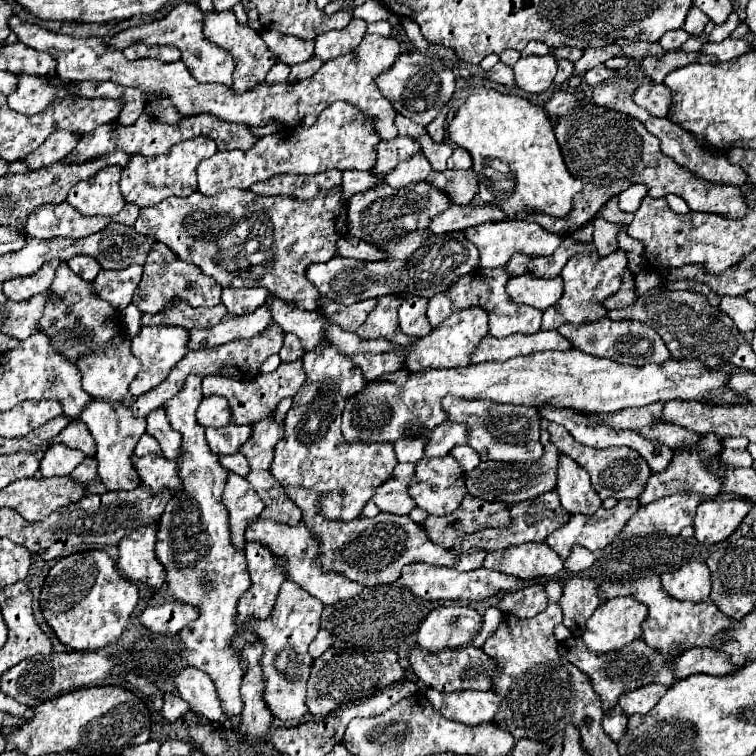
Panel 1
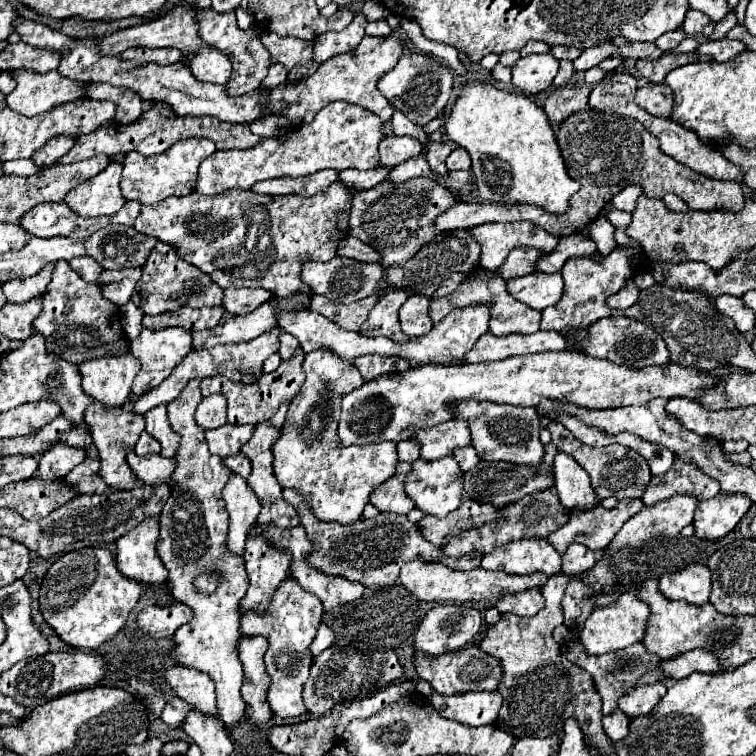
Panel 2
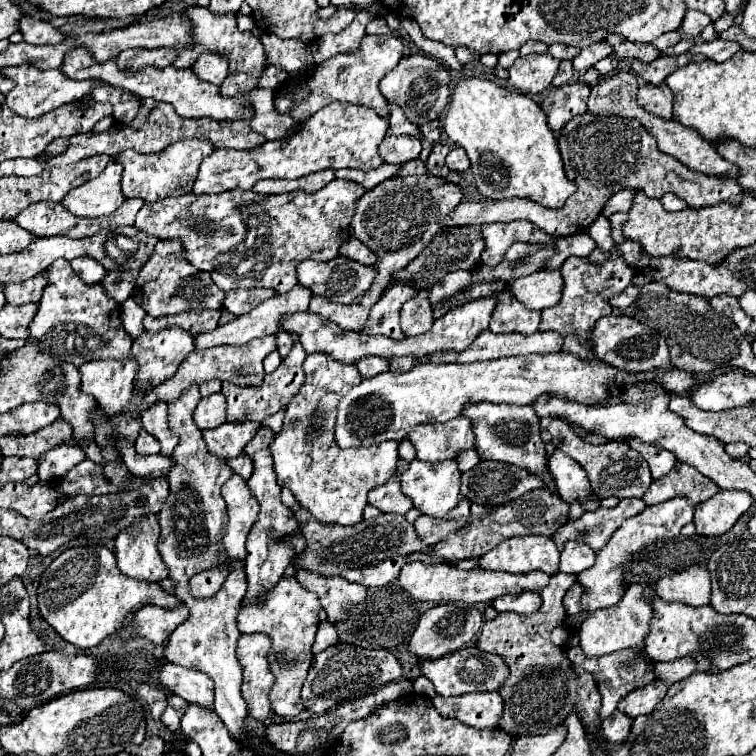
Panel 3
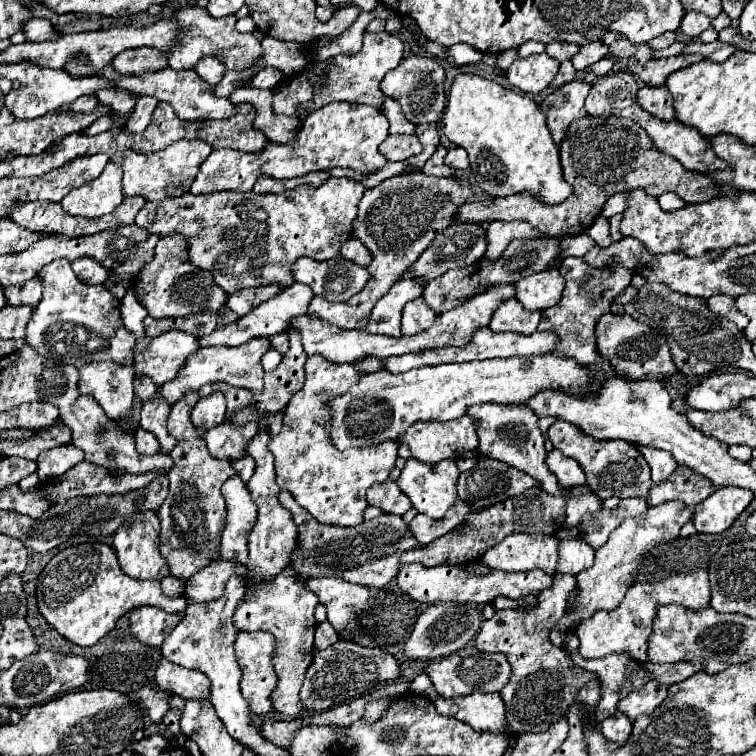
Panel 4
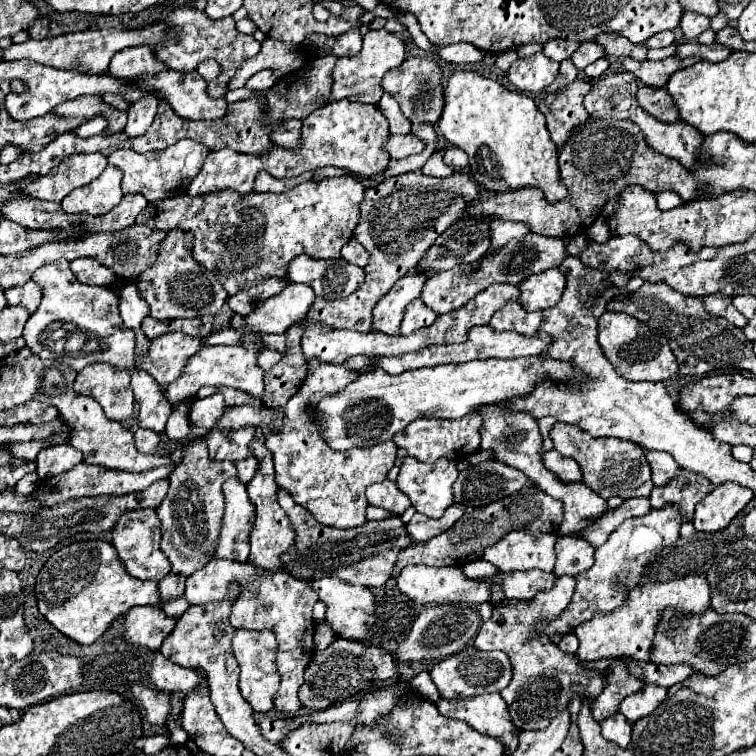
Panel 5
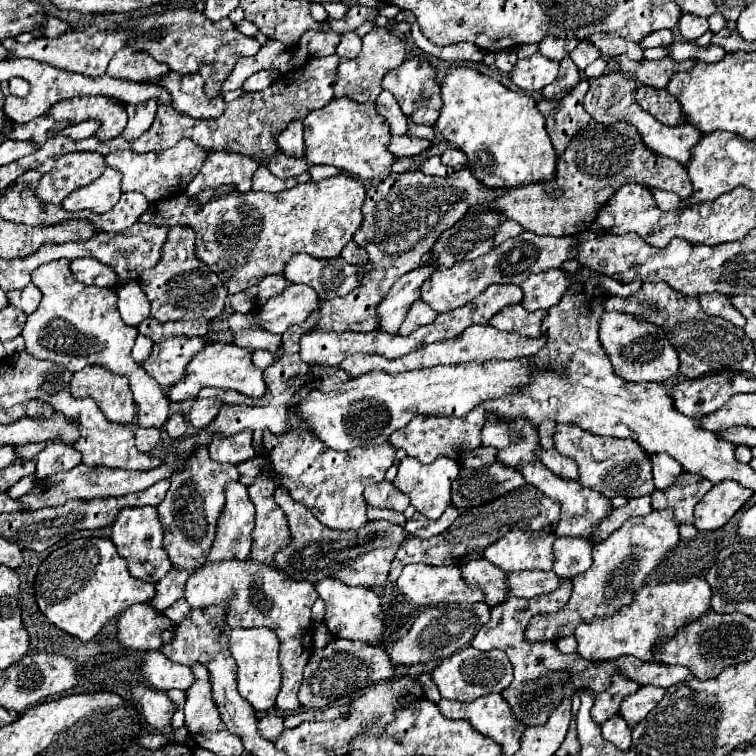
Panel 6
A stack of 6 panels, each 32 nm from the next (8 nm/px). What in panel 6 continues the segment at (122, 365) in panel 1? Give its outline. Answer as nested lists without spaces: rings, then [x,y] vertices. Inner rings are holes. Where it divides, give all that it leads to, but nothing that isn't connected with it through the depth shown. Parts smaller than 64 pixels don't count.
[[[86,366],[76,372],[70,388],[78,396],[94,398],[110,422],[130,424],[136,416],[136,404],[132,400],[128,378],[112,374],[104,366]]]

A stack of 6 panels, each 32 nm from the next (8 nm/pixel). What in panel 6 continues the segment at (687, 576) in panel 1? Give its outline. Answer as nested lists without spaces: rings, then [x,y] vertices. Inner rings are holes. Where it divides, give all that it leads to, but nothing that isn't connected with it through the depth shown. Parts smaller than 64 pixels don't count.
[[[690,578],[682,582],[668,582],[656,586],[642,586],[634,592],[630,606],[622,606],[612,616],[594,618],[576,628],[574,636],[578,640],[578,654],[586,660],[612,660],[618,656],[636,656],[642,662],[654,662],[654,650],[660,638],[672,638],[678,626],[700,618],[710,610],[710,586],[704,578]]]

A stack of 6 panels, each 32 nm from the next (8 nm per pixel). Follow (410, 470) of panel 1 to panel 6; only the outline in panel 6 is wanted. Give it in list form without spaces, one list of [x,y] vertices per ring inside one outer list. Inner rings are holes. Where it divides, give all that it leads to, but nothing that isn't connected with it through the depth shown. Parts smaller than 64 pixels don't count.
[[[388,480],[378,482],[378,484],[370,484],[364,490],[364,498],[370,506],[388,508],[388,510],[396,510],[396,512],[404,512],[410,506],[408,496],[402,494],[400,490],[396,490],[396,486]]]

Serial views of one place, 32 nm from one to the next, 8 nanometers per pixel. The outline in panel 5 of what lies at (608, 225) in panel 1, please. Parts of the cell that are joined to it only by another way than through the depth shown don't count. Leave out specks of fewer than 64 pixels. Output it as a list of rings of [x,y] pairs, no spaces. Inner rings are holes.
[[[598,218],[590,228],[588,228],[588,232],[586,232],[594,242],[598,242],[598,244],[606,244],[608,240],[610,240],[610,230],[608,230],[608,224],[602,220],[602,218]]]

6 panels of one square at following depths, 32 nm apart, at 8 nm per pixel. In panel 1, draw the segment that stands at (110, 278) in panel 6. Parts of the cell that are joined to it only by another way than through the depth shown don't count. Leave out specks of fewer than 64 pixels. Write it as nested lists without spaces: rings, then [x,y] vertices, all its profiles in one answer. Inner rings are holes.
[[[84,254],[70,258],[66,264],[74,274],[78,274],[86,282],[92,282],[96,278],[96,274],[102,270],[102,266],[92,256],[84,256]]]

